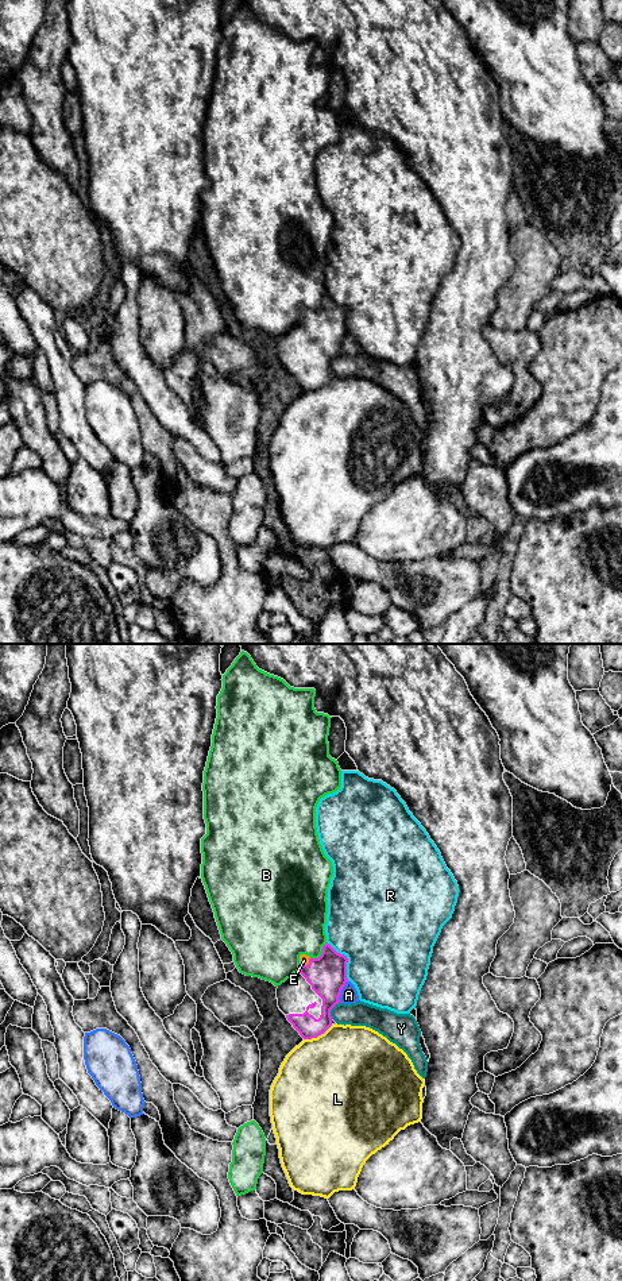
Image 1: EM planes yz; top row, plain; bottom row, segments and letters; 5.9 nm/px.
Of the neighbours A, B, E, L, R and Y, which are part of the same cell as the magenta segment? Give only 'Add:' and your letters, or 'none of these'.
Add: E

